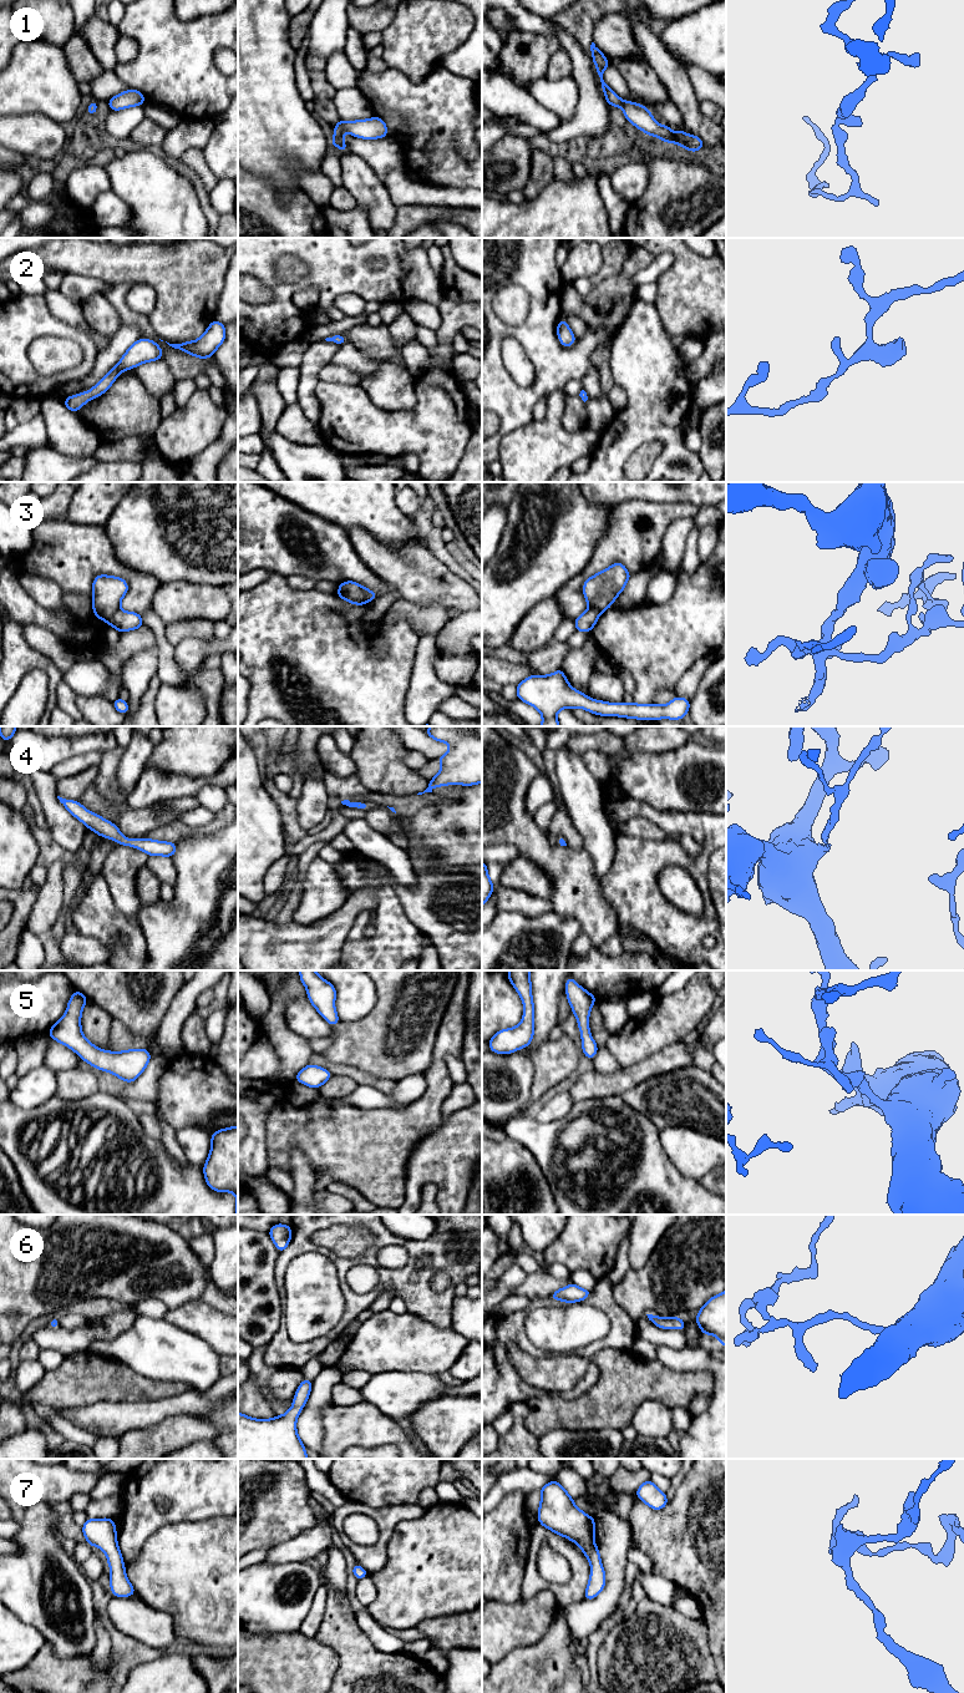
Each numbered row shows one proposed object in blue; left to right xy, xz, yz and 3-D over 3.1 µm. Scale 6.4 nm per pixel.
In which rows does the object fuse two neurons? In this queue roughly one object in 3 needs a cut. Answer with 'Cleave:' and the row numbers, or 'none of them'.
Cleave: 3

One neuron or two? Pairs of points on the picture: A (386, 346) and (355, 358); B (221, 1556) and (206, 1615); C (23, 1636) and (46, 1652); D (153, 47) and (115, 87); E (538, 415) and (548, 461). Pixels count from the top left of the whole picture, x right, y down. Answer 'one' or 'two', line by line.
A: two
B: one
C: two
D: two
E: two

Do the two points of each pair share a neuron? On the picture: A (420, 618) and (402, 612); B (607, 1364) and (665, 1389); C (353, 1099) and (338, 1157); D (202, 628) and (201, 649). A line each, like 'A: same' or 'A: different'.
A: same
B: same
C: different
D: different

